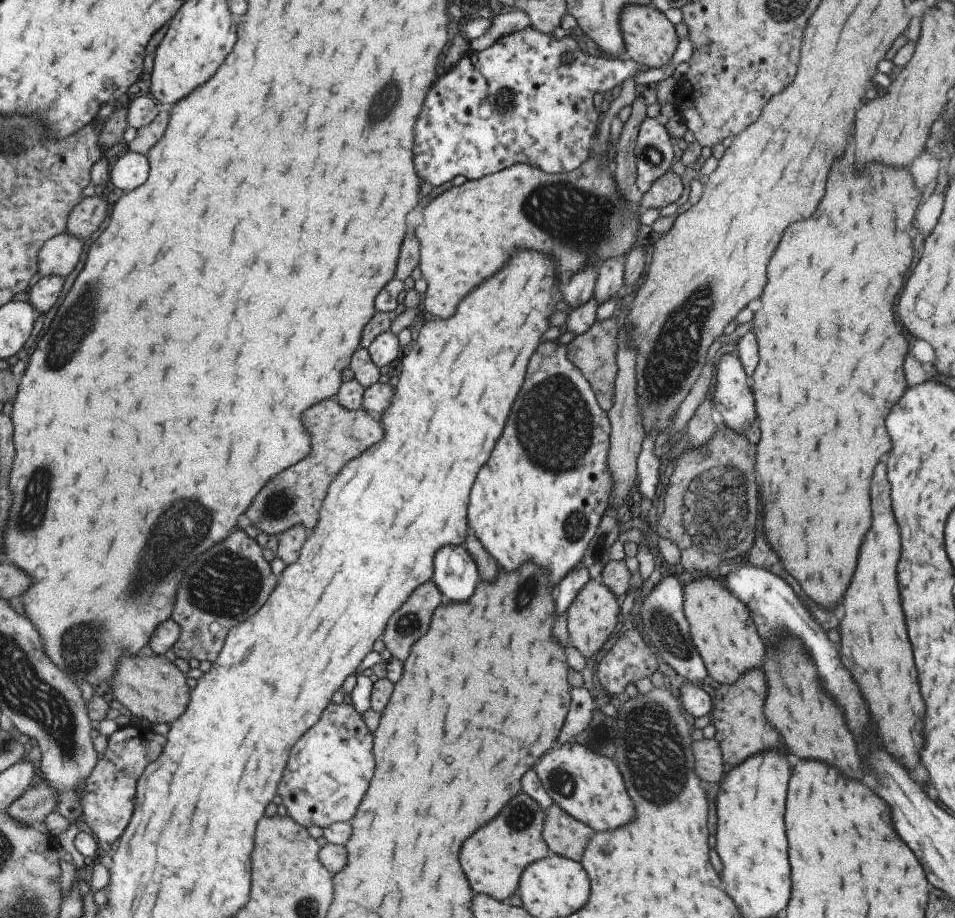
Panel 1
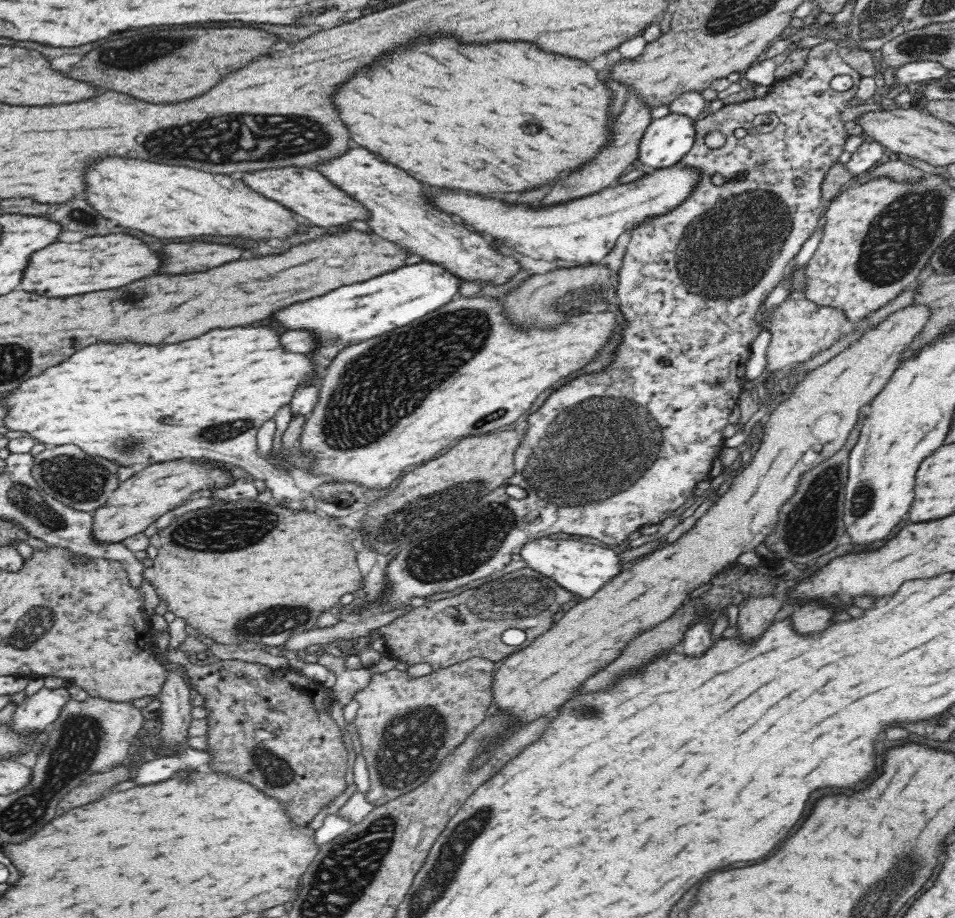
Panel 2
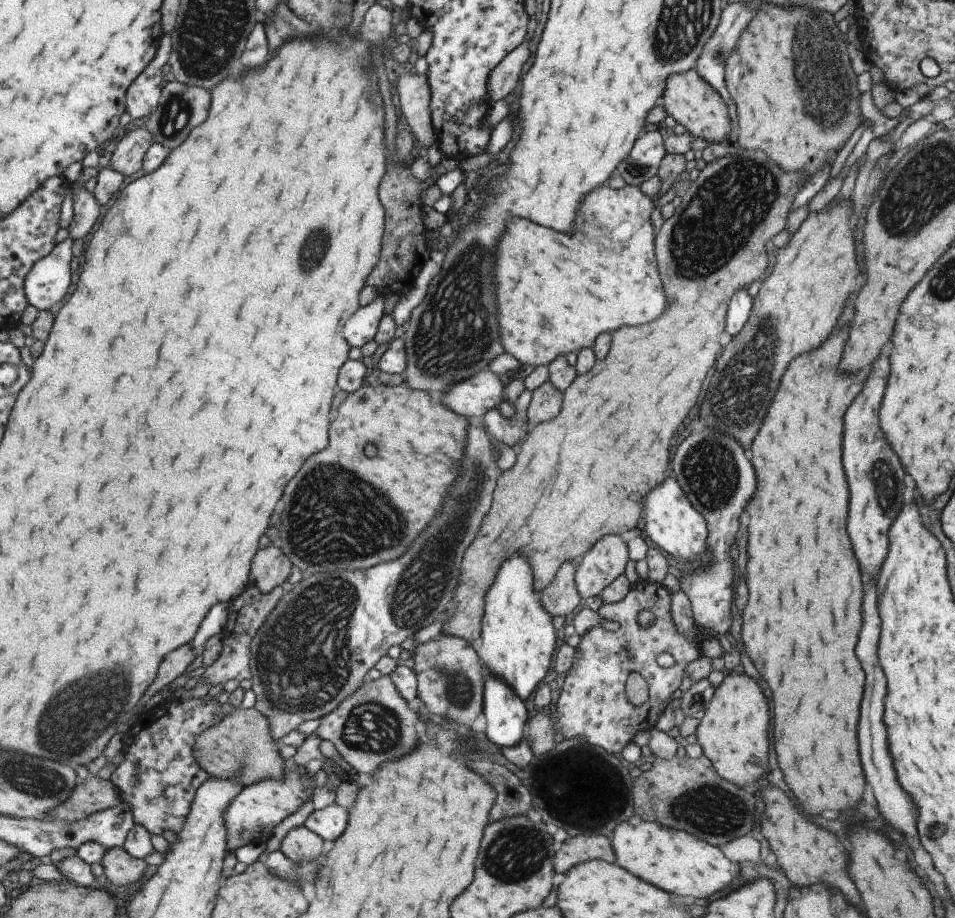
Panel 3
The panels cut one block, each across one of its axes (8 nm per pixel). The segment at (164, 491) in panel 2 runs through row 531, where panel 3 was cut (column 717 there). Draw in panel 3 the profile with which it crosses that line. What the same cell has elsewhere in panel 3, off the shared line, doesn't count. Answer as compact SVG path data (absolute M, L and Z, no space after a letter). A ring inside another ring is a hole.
M693 67L687 73L672 75L666 81L659 103L664 106L668 116L694 138L700 138L710 144L732 140L731 120L727 115L726 102L694 72Z

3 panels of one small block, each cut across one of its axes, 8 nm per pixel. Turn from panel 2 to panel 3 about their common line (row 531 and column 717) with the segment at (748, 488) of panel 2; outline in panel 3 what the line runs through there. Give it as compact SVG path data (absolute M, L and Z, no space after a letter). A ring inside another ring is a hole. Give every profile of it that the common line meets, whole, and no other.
M731 674L731 676L725 675L720 686L714 690L694 734L697 744L701 747L702 755L711 762L717 776L738 788L749 790L751 784L759 780L767 768L767 732L769 732L769 712L759 686L747 676Z

